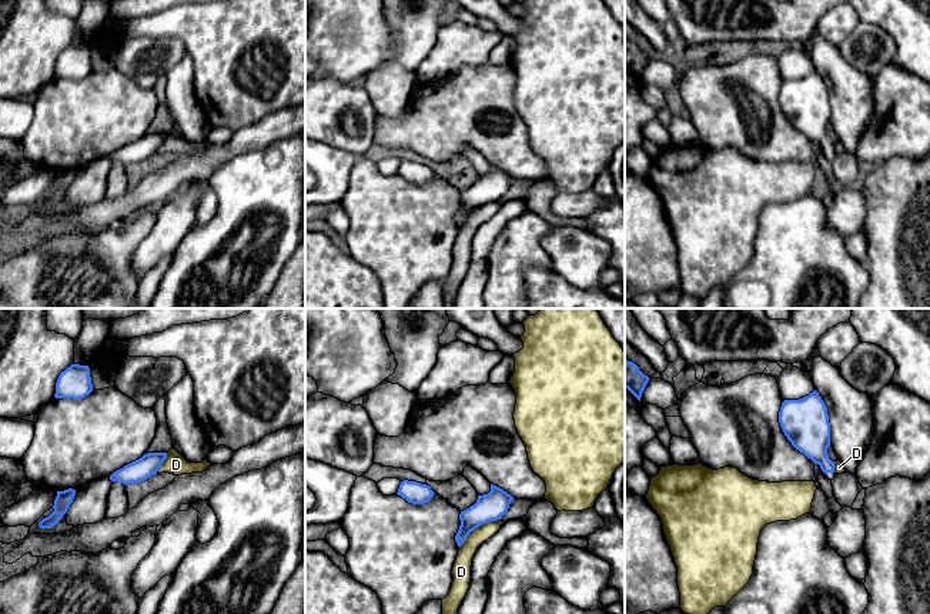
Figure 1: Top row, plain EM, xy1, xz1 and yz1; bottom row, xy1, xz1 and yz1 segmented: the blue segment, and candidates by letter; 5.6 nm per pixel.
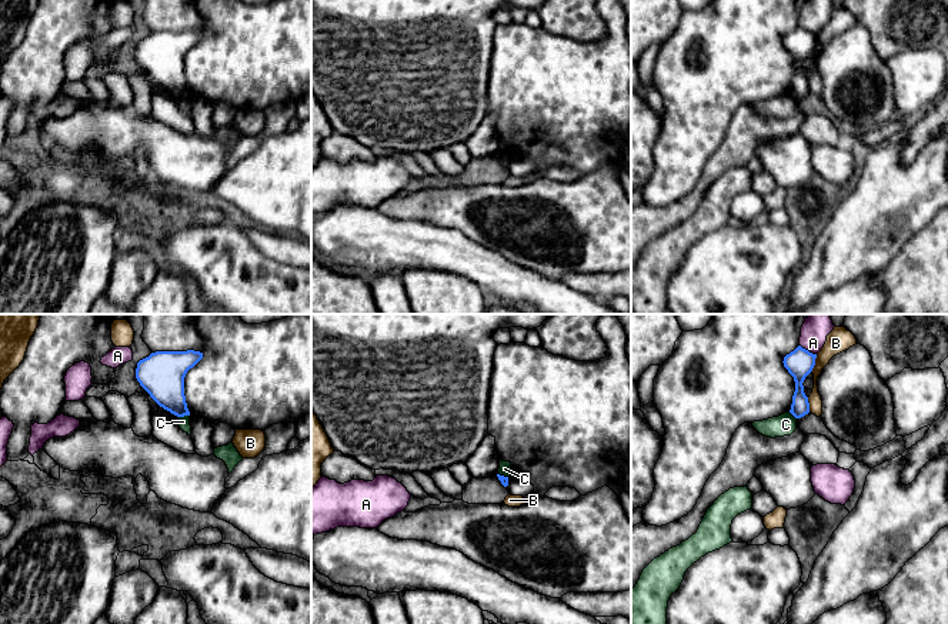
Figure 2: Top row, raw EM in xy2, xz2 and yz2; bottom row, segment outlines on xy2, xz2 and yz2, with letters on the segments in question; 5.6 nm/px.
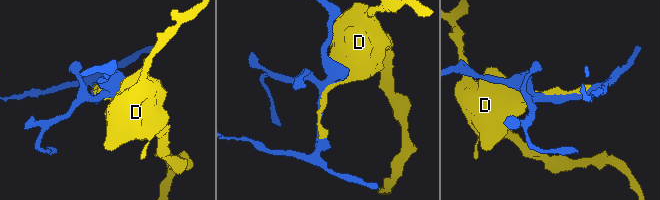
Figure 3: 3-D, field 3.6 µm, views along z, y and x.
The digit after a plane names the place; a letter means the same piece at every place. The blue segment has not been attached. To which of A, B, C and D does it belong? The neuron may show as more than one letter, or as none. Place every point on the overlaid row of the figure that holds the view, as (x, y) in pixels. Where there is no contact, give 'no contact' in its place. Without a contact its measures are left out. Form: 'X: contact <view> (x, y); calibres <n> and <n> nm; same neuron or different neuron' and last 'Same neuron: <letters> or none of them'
A: contact yz2 (807, 350); calibres 160 and 150 nm; different neuron
B: contact yz2 (814, 363); calibres 160 and 140 nm; different neuron
C: contact xy2 (183, 416); calibres 240 and 60 nm; different neuron
D: contact xz1 (477, 527); calibres 160 and 100 nm; different neuron
Same neuron: none of them

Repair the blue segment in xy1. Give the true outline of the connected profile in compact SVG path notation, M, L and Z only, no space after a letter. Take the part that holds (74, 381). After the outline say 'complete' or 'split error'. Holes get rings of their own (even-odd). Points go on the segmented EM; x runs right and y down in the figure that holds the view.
M71 364L60 373L56 383L56 398L80 400L93 391L88 366Z; complete

